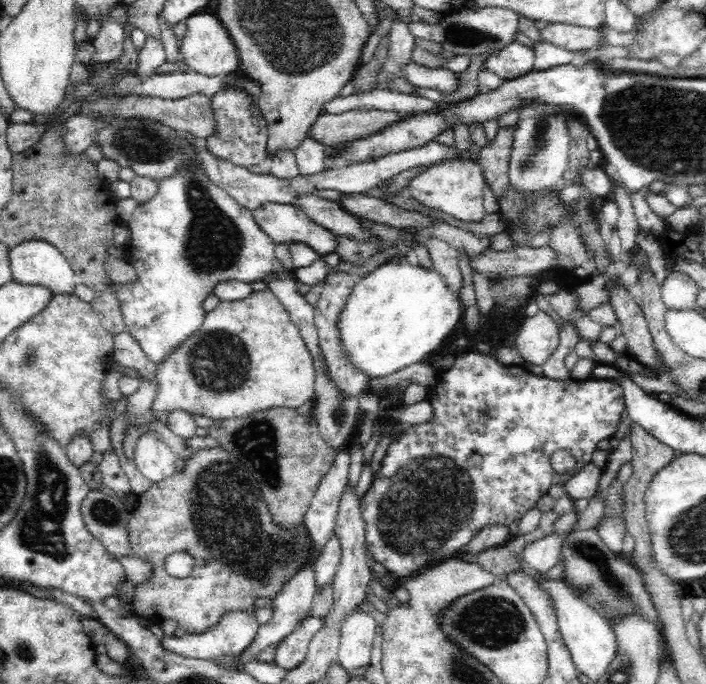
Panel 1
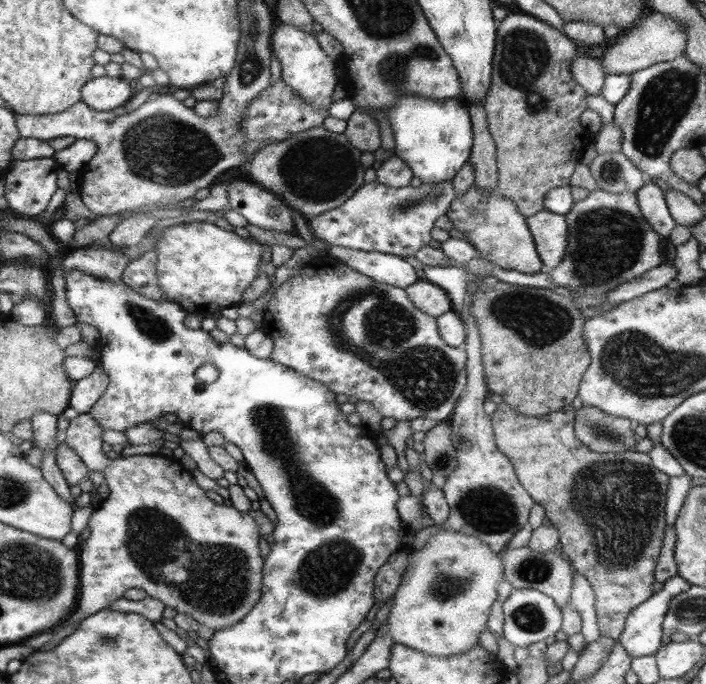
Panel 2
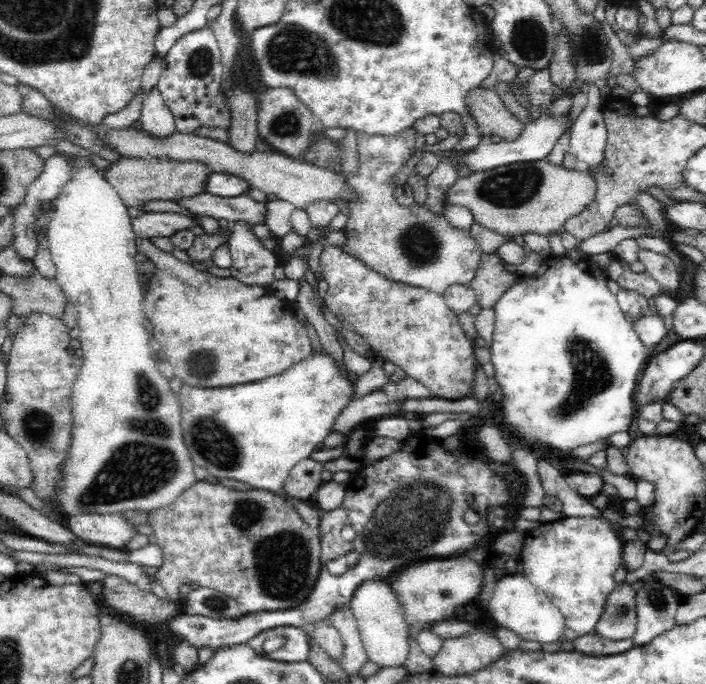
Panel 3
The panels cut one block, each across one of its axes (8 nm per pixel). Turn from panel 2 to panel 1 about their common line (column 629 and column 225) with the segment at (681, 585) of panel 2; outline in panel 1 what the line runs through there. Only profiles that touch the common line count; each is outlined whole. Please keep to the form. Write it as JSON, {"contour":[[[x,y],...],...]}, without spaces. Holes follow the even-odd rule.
{"contour":[[[228,612],[220,618],[218,624],[214,624],[212,628],[204,633],[198,635],[186,634],[182,637],[166,636],[162,645],[166,649],[178,653],[188,658],[202,658],[202,660],[209,660],[226,655],[226,654],[240,654],[250,641],[254,638],[255,632],[261,624],[258,623],[255,613],[248,612]]]}

